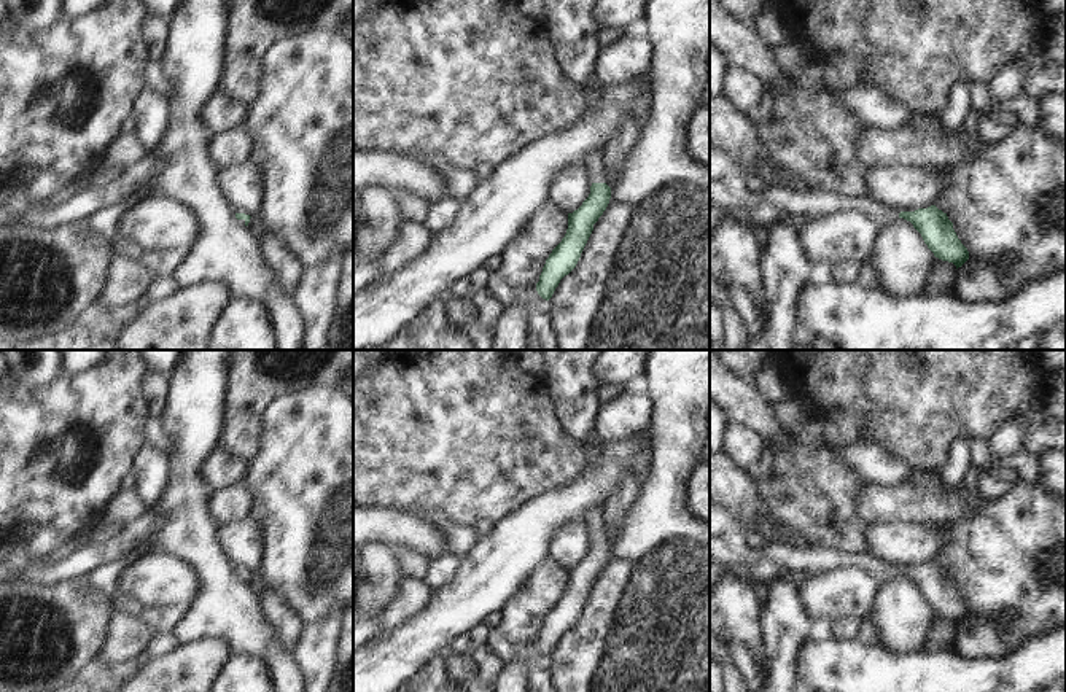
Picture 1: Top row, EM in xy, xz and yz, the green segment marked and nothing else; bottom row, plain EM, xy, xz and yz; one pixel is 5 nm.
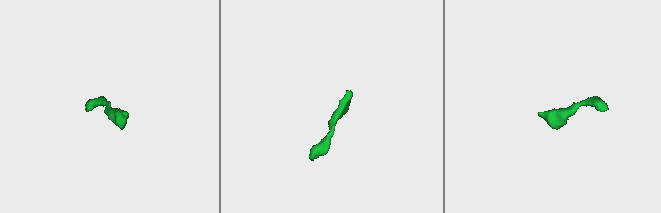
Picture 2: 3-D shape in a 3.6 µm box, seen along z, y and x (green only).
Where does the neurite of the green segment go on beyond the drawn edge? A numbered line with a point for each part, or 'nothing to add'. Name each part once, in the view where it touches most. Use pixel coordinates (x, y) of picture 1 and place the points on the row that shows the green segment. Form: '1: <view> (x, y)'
1: xz (594, 164)

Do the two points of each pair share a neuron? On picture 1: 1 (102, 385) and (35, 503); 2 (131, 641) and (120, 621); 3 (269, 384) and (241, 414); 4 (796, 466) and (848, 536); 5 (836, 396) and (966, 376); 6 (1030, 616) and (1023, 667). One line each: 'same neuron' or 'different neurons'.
1: same neuron
2: same neuron
3: same neuron
4: same neuron
5: same neuron
6: different neurons

